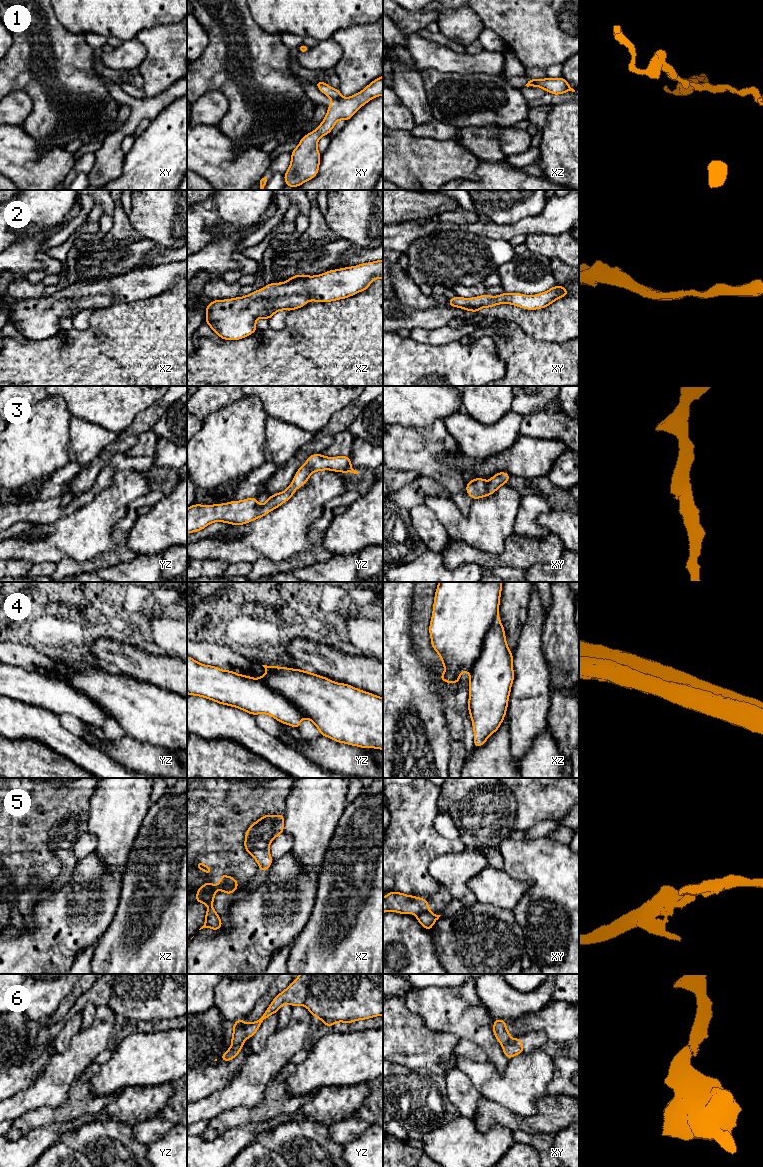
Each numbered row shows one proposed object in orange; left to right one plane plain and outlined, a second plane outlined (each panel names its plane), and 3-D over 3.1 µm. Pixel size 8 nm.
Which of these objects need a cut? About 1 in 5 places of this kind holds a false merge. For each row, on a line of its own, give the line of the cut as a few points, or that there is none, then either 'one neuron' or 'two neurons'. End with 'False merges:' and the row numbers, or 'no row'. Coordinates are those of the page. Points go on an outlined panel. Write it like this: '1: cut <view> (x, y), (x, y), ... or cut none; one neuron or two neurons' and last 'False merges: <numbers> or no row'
1: cut xy (341, 97), (332, 100); two neurons
2: cut none; one neuron
3: cut none; one neuron
4: cut xz (498, 614), (484, 637), (480, 656), (474, 664), (470, 675); two neurons
5: cut xy (428, 910), (415, 914); two neurons
6: cut none; one neuron
False merges: 1, 4, 5

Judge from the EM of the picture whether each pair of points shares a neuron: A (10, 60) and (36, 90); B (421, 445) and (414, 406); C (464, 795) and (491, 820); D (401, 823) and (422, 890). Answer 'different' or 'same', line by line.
A: same
B: different
C: same
D: same

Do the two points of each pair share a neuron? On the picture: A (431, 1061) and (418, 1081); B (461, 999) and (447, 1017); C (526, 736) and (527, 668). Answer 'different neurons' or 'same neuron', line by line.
A: different neurons
B: same neuron
C: same neuron

